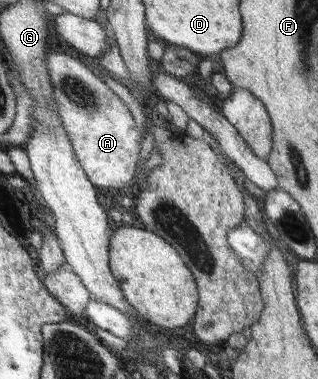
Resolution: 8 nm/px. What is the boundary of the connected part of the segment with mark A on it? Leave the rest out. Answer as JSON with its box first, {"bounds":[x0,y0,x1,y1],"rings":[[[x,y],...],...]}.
{"bounds":[49,52,142,191],"rings":[[[65,52],[52,53],[49,55],[49,67],[61,117],[91,181],[98,187],[121,191],[134,184],[142,136],[136,132],[134,118],[124,100],[106,84],[103,75],[88,68],[81,57]]]}

